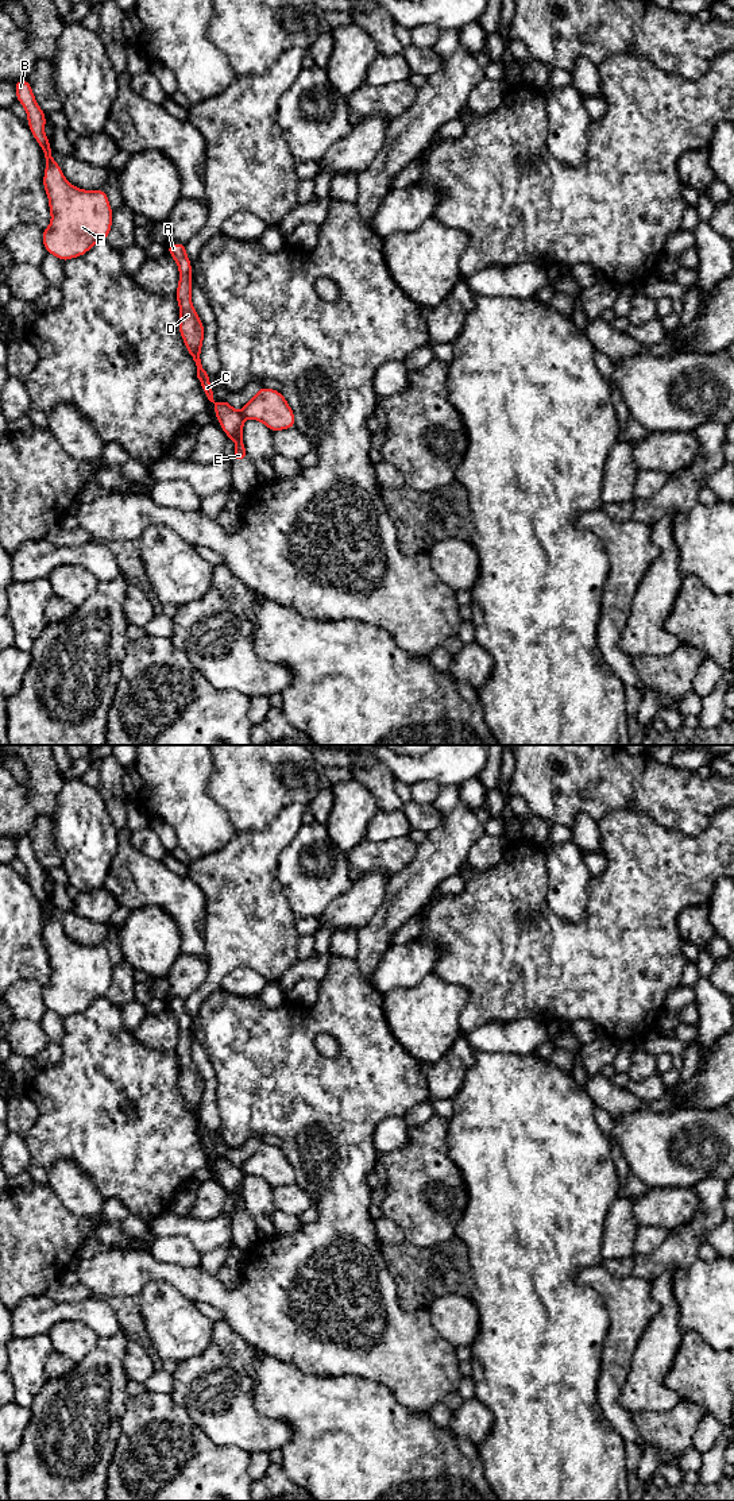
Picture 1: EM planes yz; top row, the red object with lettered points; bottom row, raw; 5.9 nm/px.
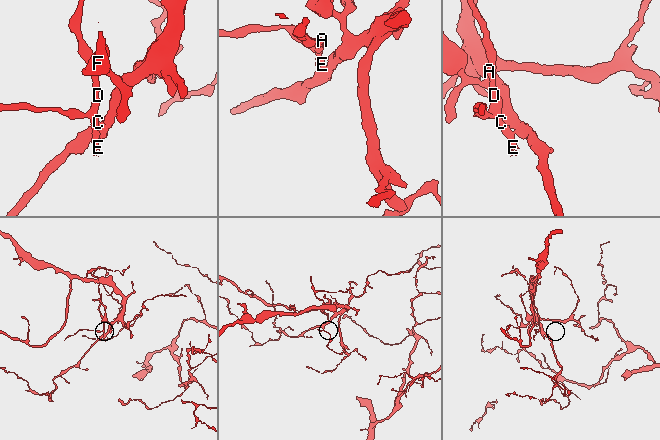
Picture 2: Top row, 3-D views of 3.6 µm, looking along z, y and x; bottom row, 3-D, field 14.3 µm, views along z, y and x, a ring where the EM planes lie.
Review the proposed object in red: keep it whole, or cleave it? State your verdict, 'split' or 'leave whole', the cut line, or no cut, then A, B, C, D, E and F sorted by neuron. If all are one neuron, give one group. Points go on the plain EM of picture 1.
leave whole; cut none; groups A B C D E F

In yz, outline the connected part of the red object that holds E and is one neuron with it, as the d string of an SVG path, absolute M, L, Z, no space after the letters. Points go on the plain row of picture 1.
M260 1142L240 1168L236 1168L229 1155L215 1161L215 1172L227 1195L235 1196L232 1218L248 1215L243 1199L243 1180L246 1174L263 1178L273 1189L282 1185L295 1184L295 1172L279 1146Z

